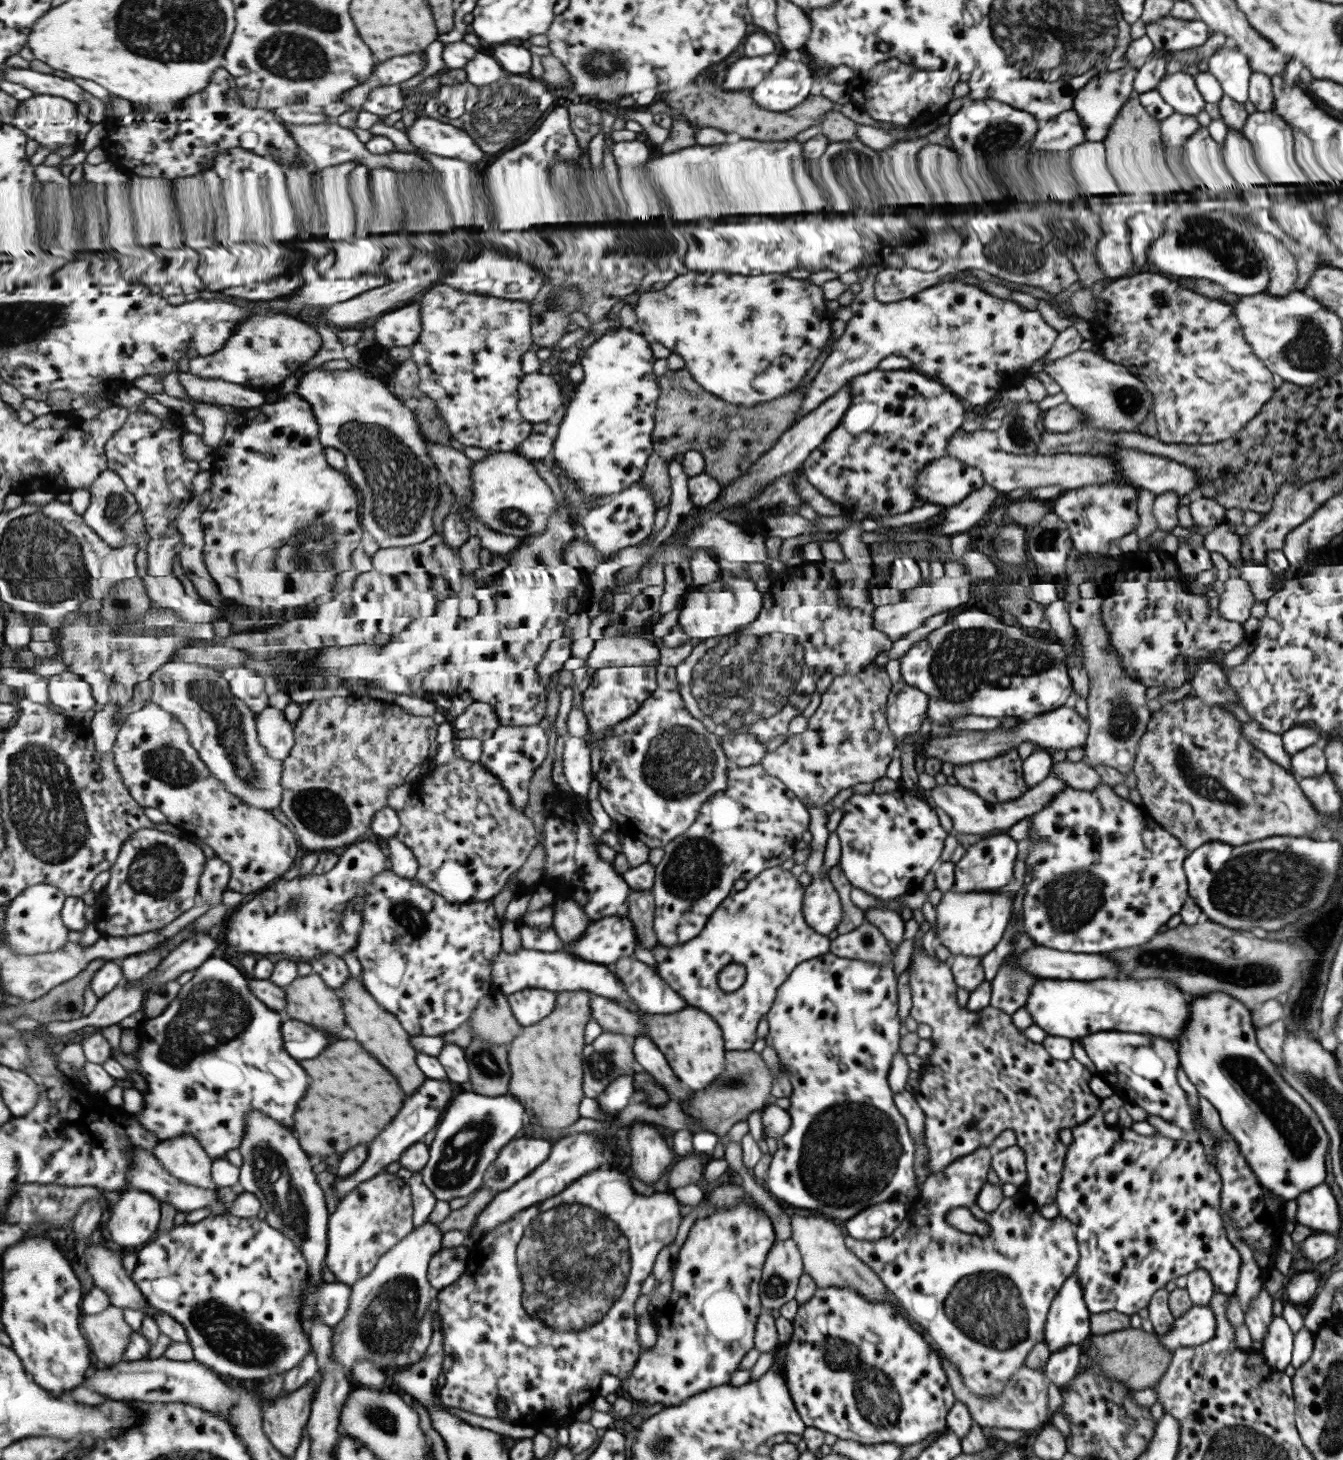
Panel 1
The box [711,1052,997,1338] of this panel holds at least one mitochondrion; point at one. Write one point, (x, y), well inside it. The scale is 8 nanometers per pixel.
(884, 1139)

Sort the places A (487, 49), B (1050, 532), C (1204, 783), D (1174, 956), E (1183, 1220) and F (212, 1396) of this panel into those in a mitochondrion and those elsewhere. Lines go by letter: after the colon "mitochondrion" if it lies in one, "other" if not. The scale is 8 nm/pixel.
A: other
B: mitochondrion
C: mitochondrion
D: mitochondrion
E: other
F: other

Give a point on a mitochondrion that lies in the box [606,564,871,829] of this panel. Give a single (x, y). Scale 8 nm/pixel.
(745, 681)

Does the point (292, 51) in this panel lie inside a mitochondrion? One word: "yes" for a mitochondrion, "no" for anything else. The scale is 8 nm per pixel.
yes

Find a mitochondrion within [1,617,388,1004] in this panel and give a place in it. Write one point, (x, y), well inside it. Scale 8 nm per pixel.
(47, 814)

